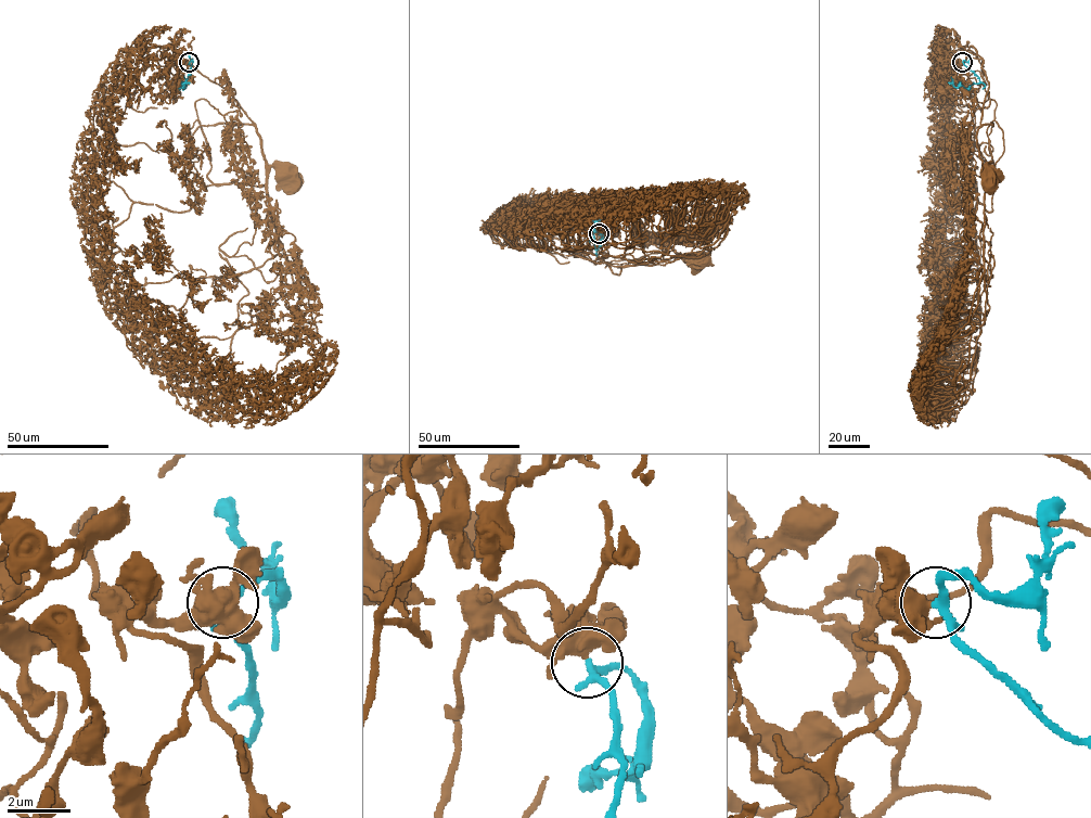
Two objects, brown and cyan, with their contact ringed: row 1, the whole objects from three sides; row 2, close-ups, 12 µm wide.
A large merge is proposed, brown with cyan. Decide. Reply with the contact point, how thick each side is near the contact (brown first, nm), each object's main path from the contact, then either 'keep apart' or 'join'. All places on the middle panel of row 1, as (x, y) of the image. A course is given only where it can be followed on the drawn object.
place (599, 233); calibres 500 and 200 nm; course brown (599, 233), (591, 233), (590, 248), (593, 253), (637, 259), (670, 247), (678, 254), (696, 257); course cyan (599, 233), (601, 244), (595, 251), (595, 221); join

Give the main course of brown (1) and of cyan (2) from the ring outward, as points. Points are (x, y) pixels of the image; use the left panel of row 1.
1: (189, 62), (182, 63), (179, 58), (226, 89), (255, 124), (268, 165), (282, 166), (286, 171)
2: (189, 62), (191, 72), (183, 88), (184, 76)

